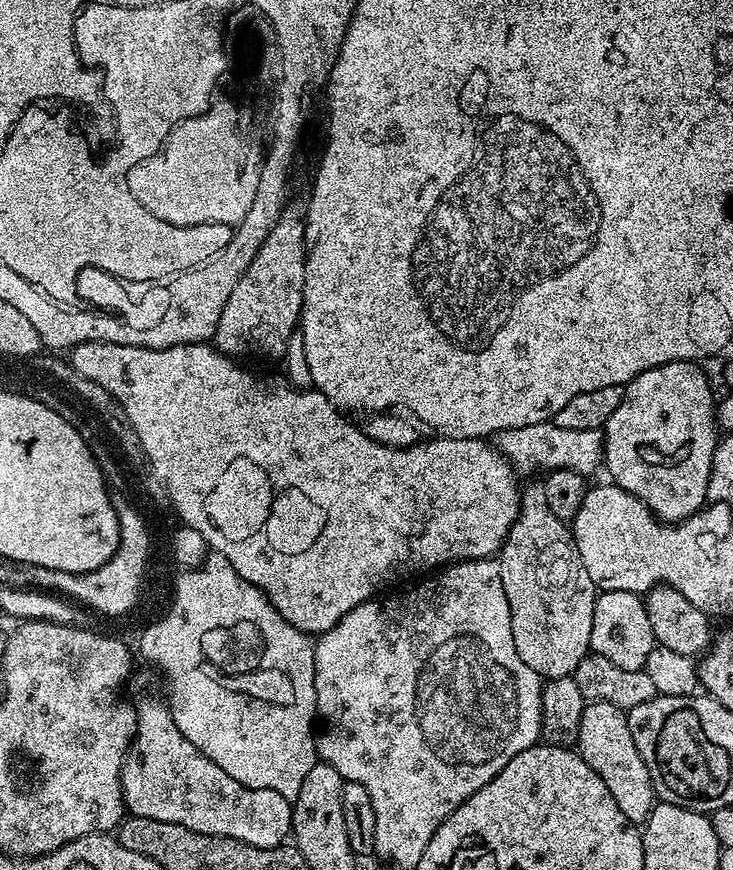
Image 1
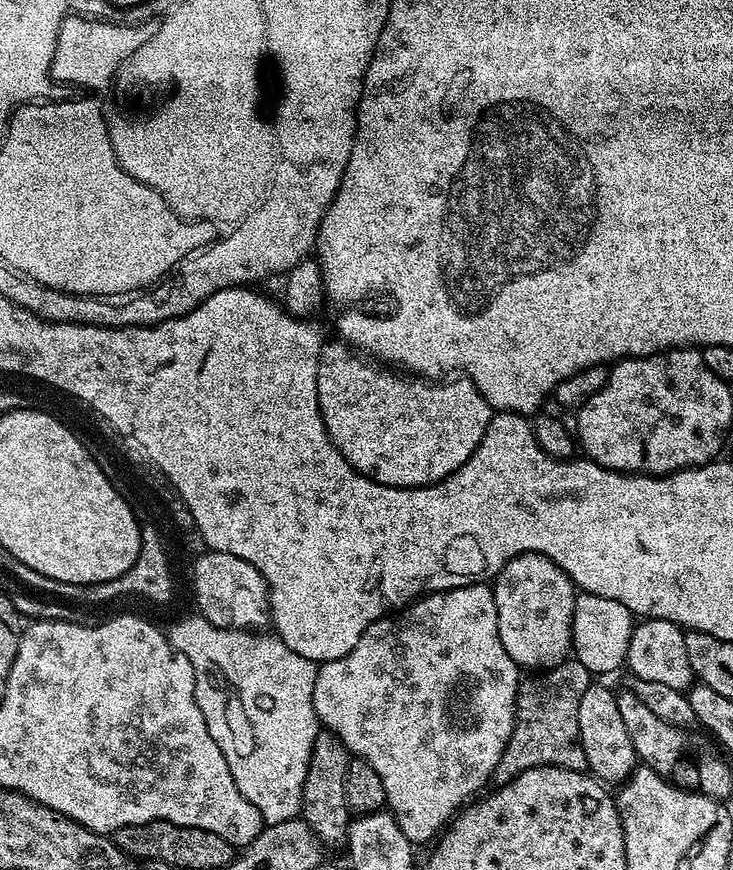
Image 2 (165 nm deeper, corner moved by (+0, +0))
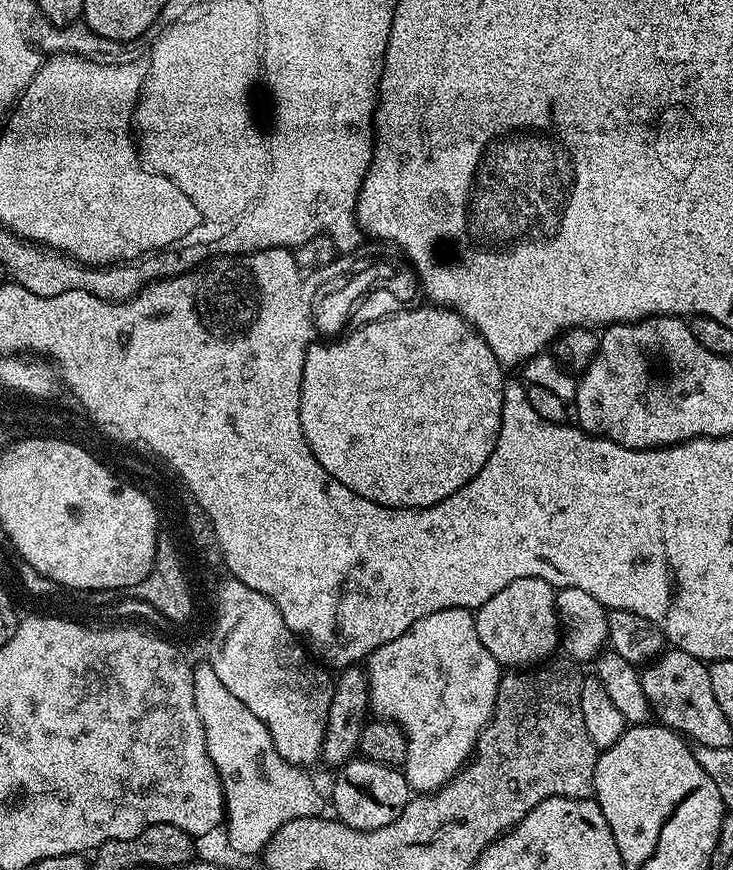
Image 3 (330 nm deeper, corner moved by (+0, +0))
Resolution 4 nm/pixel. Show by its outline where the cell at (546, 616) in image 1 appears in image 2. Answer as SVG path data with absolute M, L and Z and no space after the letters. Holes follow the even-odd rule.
M537 552L515 556L492 584L498 610L499 640L517 667L549 668L567 659L572 645L574 602L577 591L571 577Z

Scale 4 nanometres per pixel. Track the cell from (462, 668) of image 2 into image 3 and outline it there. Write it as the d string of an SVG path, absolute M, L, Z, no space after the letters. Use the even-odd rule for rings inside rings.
M443 608L431 612L426 618L418 618L406 634L398 634L394 642L378 646L366 661L371 711L379 719L400 725L408 740L402 771L413 793L437 792L452 779L471 760L478 738L492 717L502 665L479 640L475 620L475 615L467 608Z

